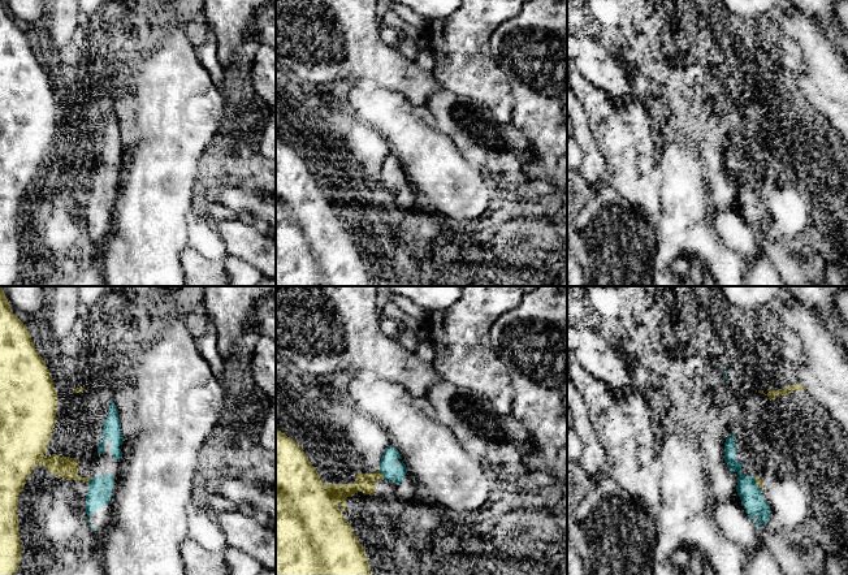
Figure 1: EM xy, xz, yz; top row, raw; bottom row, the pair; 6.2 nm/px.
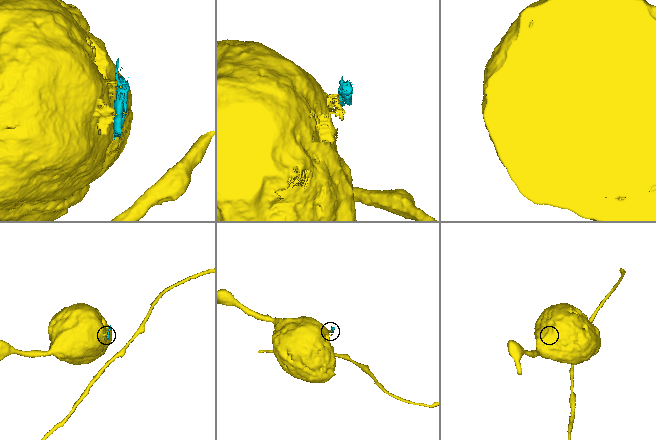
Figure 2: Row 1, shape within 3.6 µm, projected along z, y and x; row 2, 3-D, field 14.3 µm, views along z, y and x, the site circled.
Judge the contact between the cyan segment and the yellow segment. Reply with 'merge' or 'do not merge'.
do not merge

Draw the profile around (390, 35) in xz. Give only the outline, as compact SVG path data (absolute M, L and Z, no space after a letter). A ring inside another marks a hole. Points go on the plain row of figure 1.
M381 25L380 39L384 44L398 51L403 57L415 61L419 48L414 40L411 40L406 33L401 31L395 26Z

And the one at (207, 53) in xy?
M205 23L205 42L198 51L198 59L203 68L209 73L213 85L225 94L225 74L217 59L217 42L212 29Z

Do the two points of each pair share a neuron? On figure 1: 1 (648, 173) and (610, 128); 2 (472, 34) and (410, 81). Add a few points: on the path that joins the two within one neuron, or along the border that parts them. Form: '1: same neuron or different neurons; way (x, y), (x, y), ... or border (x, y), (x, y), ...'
1: same neuron; way (636, 161), (622, 139)
2: different neurons; border (432, 73), (445, 87)

